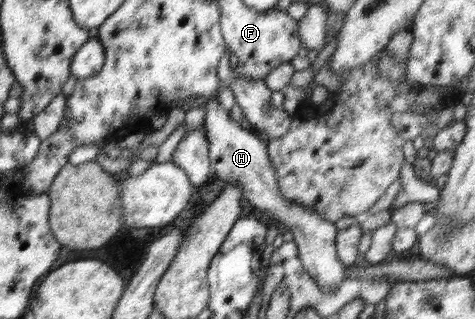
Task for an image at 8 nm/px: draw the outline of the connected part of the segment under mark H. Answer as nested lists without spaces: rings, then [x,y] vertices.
[[[216,98],[204,106],[207,113],[201,126],[205,126],[209,142],[209,161],[217,179],[241,186],[243,201],[248,211],[254,209],[261,213],[269,213],[273,221],[281,223],[283,231],[293,234],[302,266],[312,278],[315,278],[320,288],[326,292],[338,288],[338,285],[347,277],[346,265],[338,258],[336,252],[337,227],[331,223],[332,221],[321,218],[313,209],[287,203],[279,193],[275,169],[269,161],[266,143],[259,135],[241,128],[239,122],[232,120],[229,112],[220,107]]]

